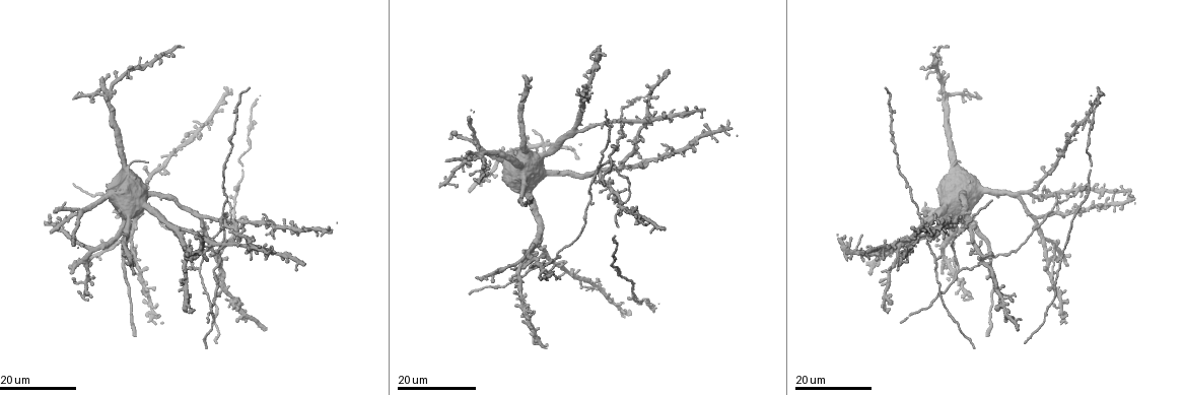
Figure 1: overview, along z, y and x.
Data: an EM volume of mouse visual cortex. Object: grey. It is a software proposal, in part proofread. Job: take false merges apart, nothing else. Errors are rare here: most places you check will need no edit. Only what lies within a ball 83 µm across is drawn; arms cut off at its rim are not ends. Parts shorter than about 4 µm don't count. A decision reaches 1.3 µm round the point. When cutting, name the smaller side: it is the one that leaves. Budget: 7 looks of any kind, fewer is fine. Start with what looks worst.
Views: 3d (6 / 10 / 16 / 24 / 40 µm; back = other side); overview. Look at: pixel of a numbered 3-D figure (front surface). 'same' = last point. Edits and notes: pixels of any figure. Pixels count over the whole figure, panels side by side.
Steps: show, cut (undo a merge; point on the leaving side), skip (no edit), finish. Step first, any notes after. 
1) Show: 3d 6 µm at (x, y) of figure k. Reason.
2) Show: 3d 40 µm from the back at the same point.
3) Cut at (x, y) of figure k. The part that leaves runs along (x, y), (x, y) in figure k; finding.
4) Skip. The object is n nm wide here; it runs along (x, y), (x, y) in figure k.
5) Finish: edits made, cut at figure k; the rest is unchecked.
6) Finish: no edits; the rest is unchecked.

Show: 3d 24 µm at (222, 289) of figure 1. Small branch off a trunk.

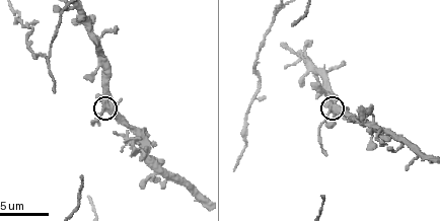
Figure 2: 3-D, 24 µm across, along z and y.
Show: 3d 6 µm at (107, 110) of figure 2.

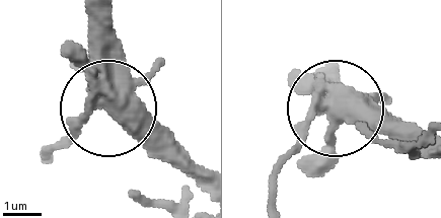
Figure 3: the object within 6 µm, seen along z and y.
Skip. It runs along (88, 18), (88, 76), (100, 102), (53, 151) in figure 3; one cell here.

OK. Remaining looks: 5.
Show: 3d 24 µm at (223, 232) of figure 1. Three-way junction.

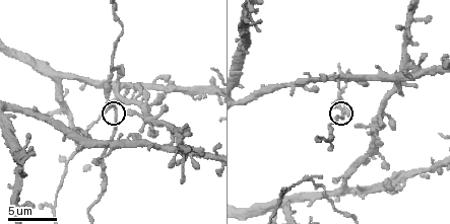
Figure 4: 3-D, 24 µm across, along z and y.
Show: 3d 10 µm at (116, 115) of figure 4.

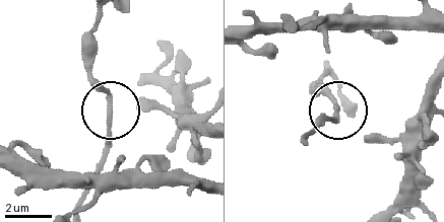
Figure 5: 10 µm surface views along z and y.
Skip. Continuous, no second cell.

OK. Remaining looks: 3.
Show: 3d 24 µm at (1067, 196) of figure 1. Small branch off a trunk.

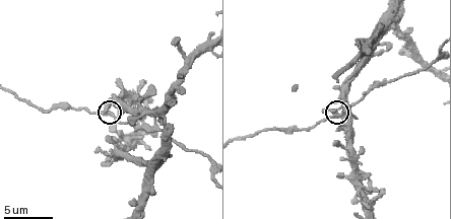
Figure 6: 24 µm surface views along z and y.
Show: 3d 10 µm at (338, 114) of figure 6. Closer look.

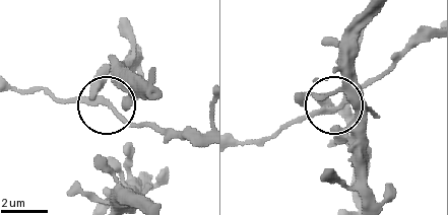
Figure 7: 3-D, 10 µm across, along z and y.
Skip. The side arm is 14 µm long; one cell here.

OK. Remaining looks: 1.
Finish: no edits; the rest is unchecked.

